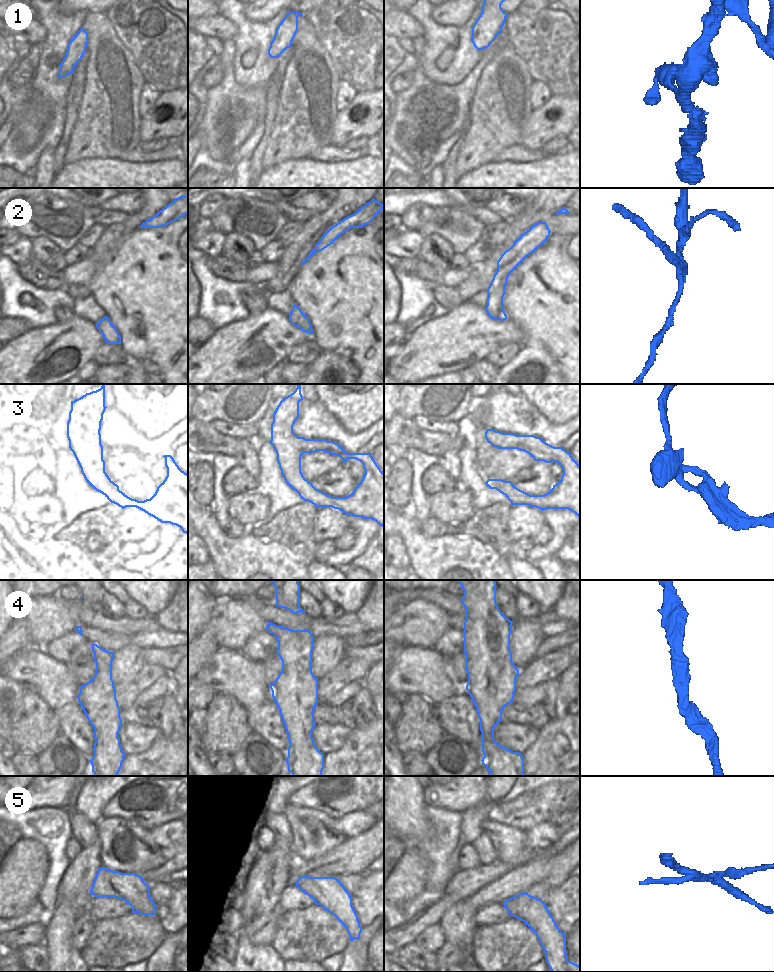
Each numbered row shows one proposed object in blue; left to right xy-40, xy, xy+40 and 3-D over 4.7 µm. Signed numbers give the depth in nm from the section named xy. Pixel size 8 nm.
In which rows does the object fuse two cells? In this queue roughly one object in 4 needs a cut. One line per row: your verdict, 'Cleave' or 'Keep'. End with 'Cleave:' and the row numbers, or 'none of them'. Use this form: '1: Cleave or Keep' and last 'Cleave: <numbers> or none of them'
1: Keep
2: Cleave
3: Keep
4: Keep
5: Cleave
Cleave: 2, 5.

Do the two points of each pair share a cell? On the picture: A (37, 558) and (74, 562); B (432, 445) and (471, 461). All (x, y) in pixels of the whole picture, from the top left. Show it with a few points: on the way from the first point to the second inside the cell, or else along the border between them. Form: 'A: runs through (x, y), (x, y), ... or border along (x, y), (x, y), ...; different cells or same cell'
A: runs through (46, 562), (65, 564); same cell
B: border along (461, 437), (462, 444), (457, 451); different cells

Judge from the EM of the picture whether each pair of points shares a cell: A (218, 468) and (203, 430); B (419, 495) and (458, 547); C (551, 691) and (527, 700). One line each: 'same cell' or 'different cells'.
A: different cells
B: different cells
C: different cells

